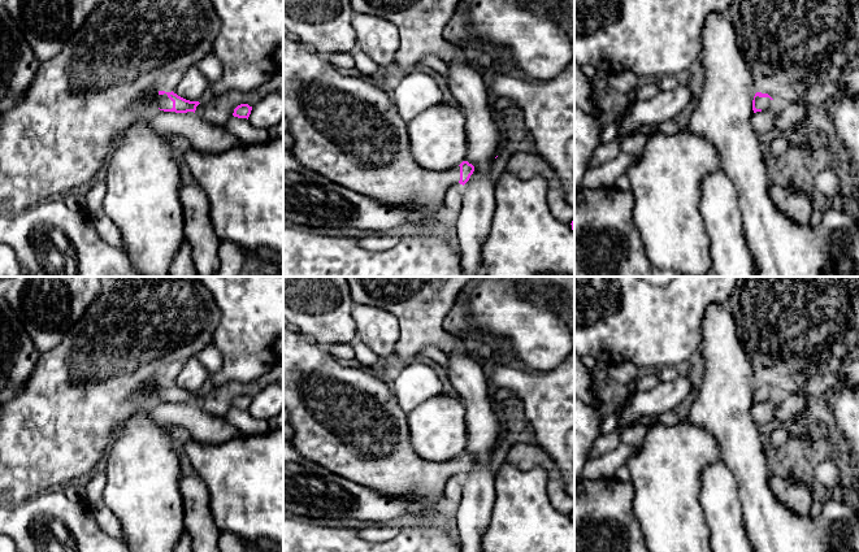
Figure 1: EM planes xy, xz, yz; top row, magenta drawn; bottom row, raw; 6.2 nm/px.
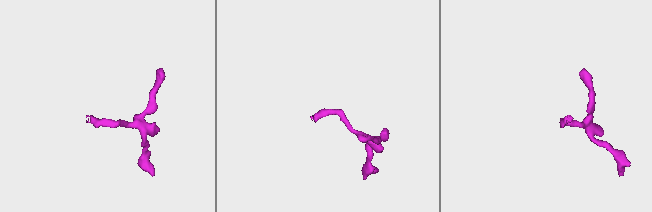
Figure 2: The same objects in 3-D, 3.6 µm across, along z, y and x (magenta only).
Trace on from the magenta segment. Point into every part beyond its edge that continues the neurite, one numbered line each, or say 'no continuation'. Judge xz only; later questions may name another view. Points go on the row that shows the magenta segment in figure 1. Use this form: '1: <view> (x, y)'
1: xz (346, 129)

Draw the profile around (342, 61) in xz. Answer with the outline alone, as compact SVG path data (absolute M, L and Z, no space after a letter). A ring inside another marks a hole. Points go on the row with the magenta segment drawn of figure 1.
M351 52L329 53L325 57L342 73L356 69L356 62Z

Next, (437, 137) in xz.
M435 104L408 122L411 155L420 166L446 171L465 161L465 114L457 105Z

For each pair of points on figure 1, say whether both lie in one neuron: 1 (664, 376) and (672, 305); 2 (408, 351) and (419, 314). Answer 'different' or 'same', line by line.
1: different
2: same

